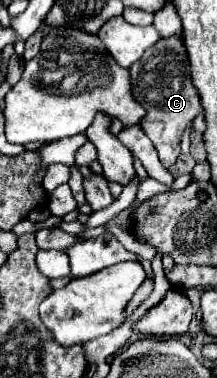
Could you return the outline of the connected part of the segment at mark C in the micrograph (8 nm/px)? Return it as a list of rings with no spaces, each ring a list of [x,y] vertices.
[[[179,37],[159,39],[151,49],[147,49],[147,53],[143,53],[139,61],[131,65],[129,71],[131,71],[131,93],[135,101],[139,101],[141,107],[145,107],[147,111],[141,121],[141,129],[157,149],[163,167],[169,169],[175,165],[181,153],[179,149],[181,135],[201,111],[201,99],[191,83],[189,59],[183,41]]]

